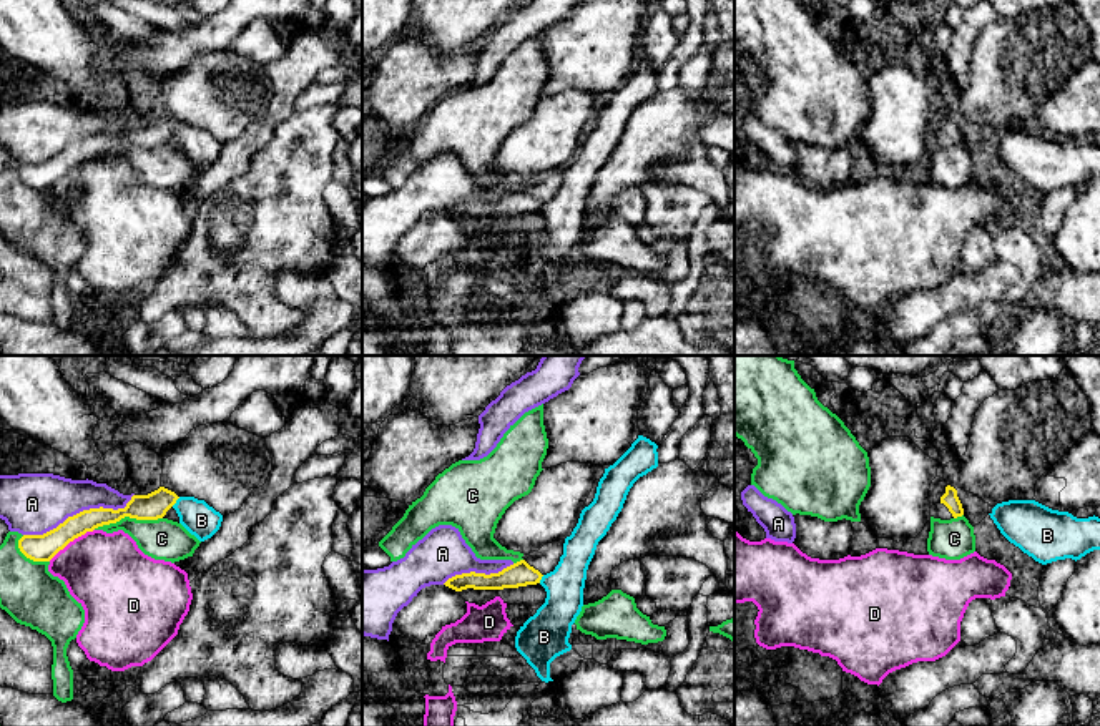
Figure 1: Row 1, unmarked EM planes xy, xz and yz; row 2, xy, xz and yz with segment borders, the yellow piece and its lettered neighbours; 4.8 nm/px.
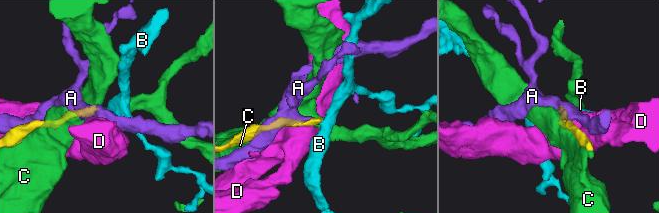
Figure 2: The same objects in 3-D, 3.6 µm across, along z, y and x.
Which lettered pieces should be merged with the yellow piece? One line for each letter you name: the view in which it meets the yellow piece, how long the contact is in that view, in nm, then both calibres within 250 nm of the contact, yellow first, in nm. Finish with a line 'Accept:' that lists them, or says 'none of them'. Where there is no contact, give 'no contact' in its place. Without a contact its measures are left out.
Accept: none of them

